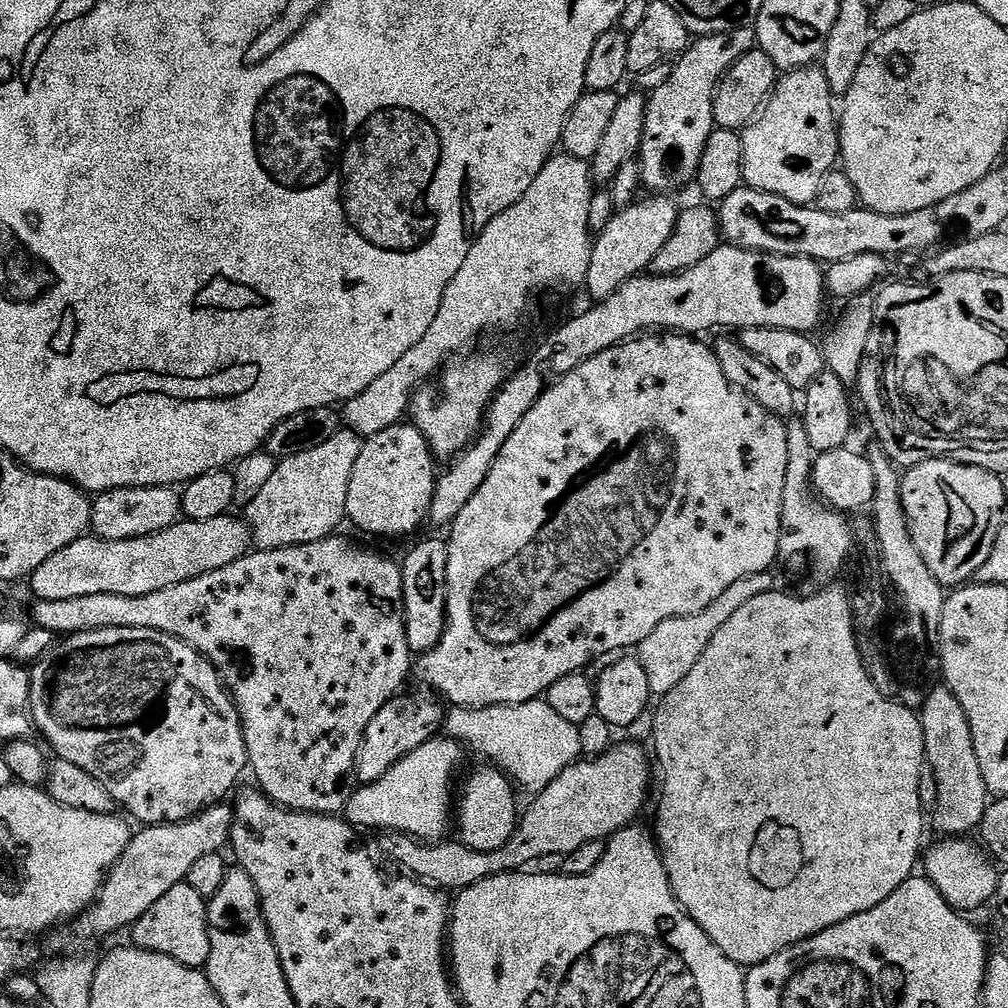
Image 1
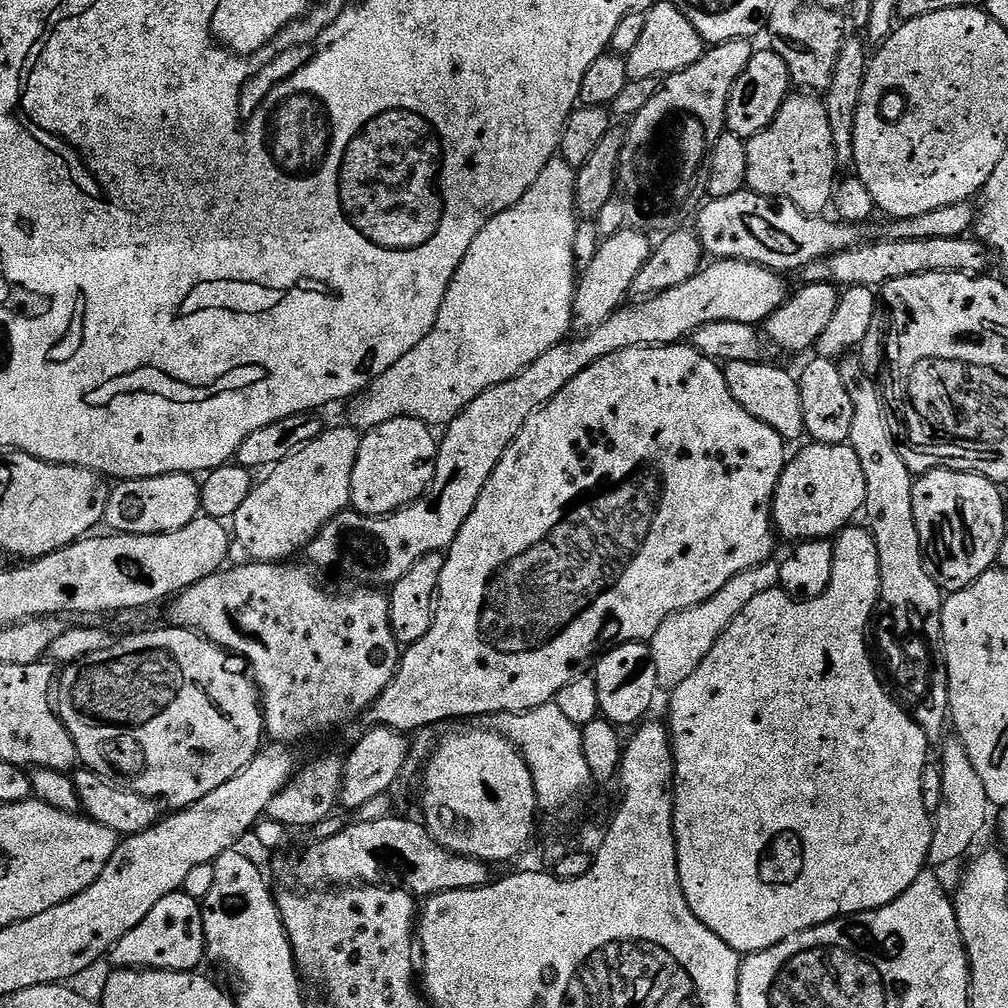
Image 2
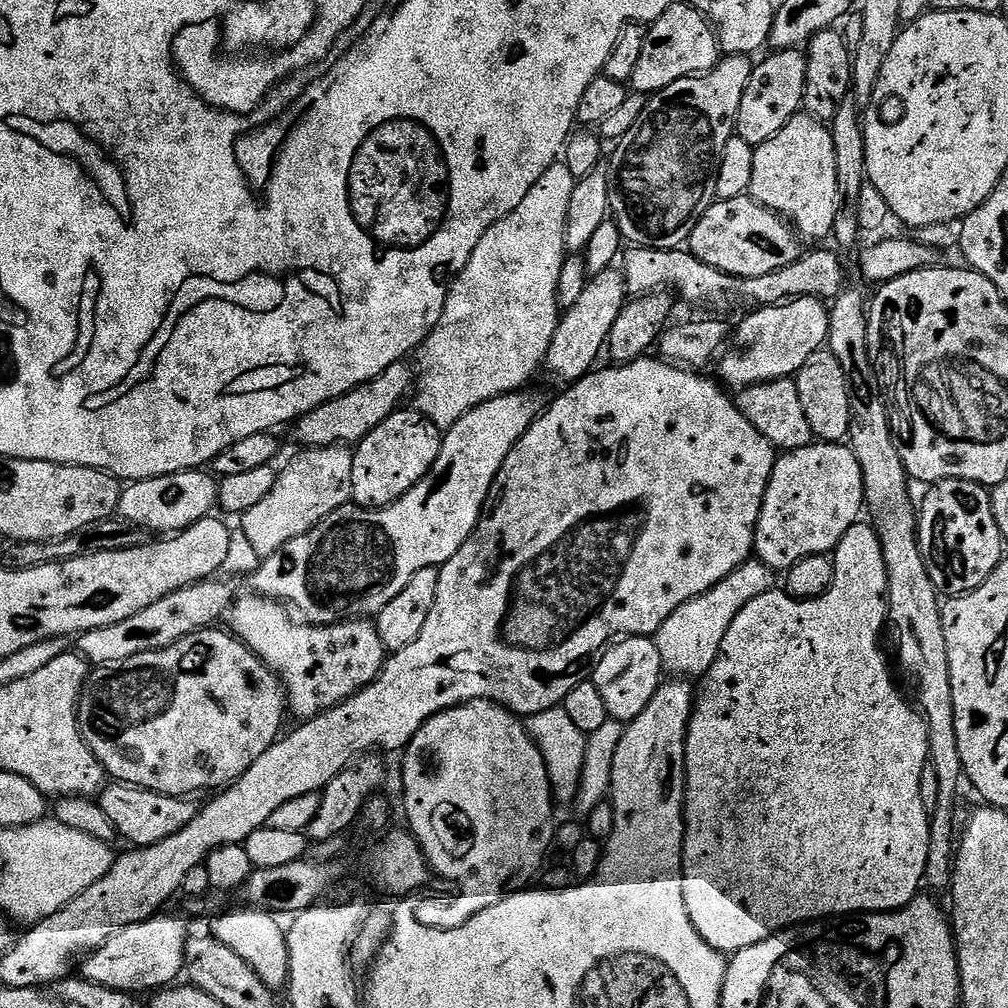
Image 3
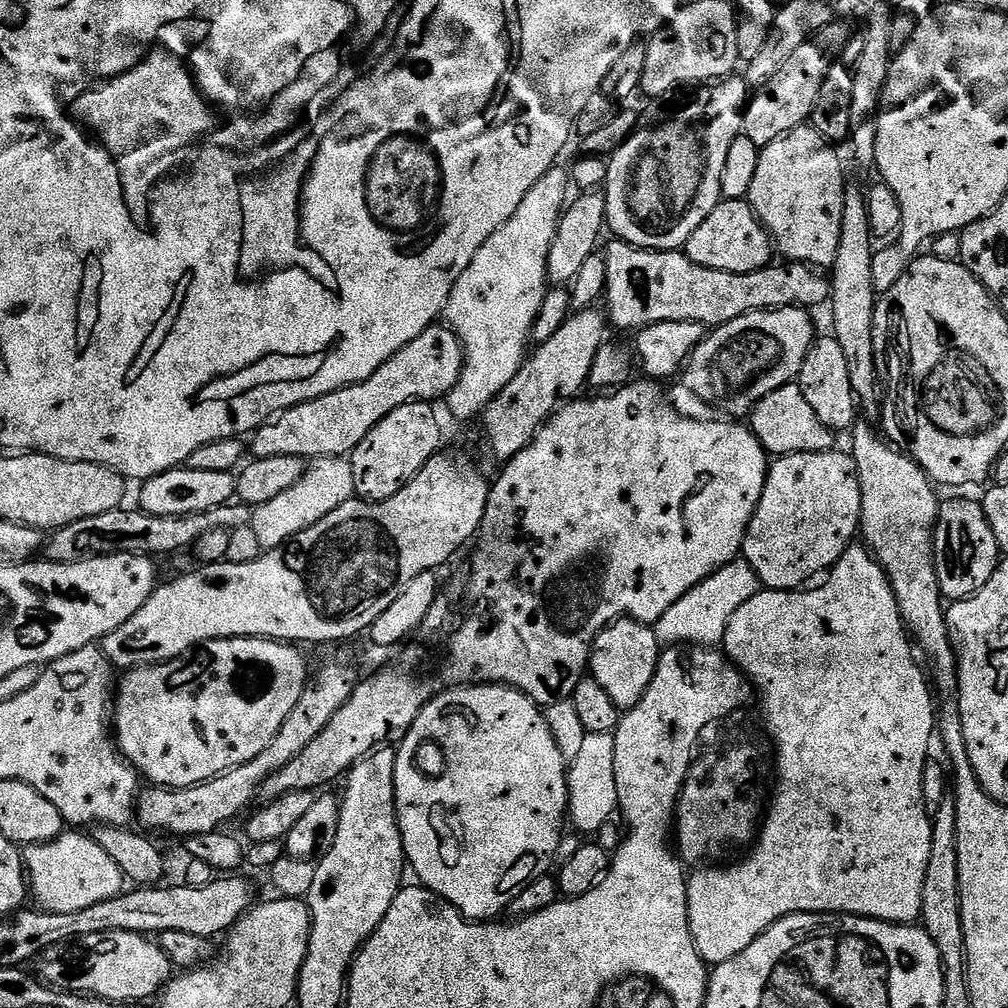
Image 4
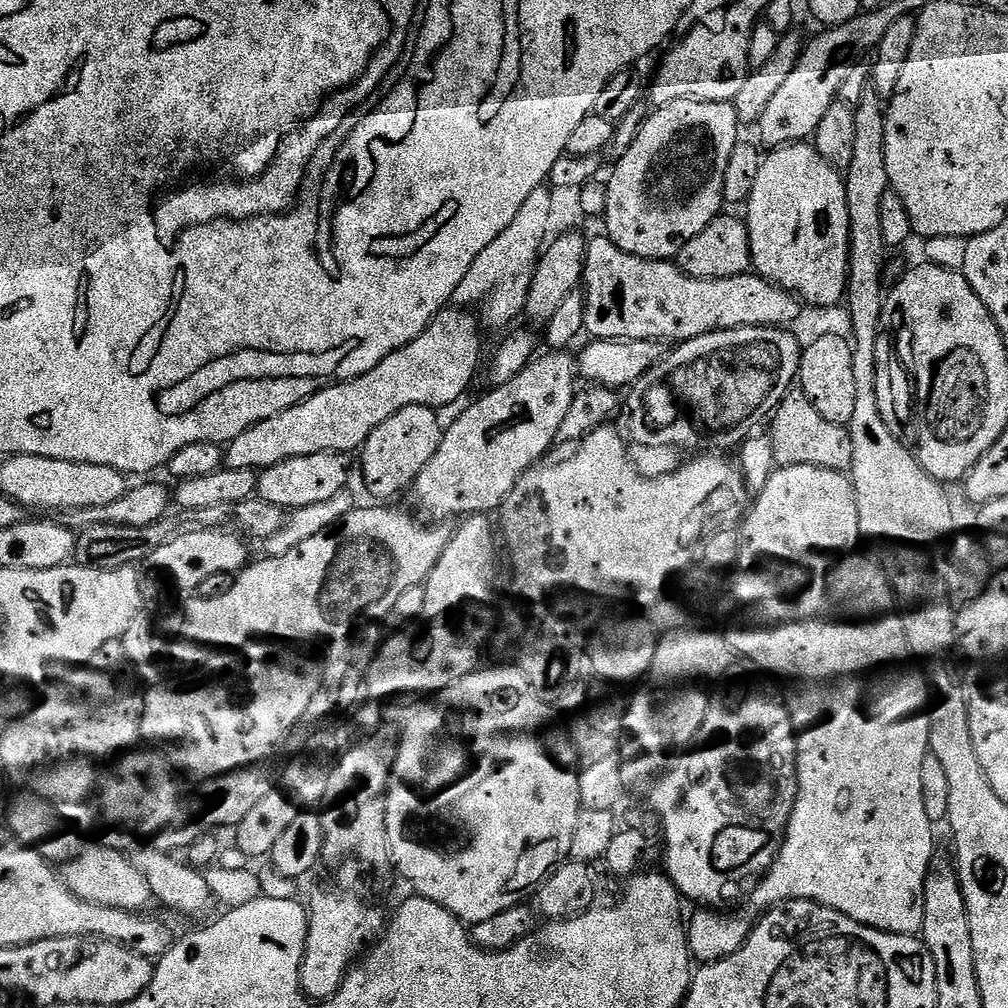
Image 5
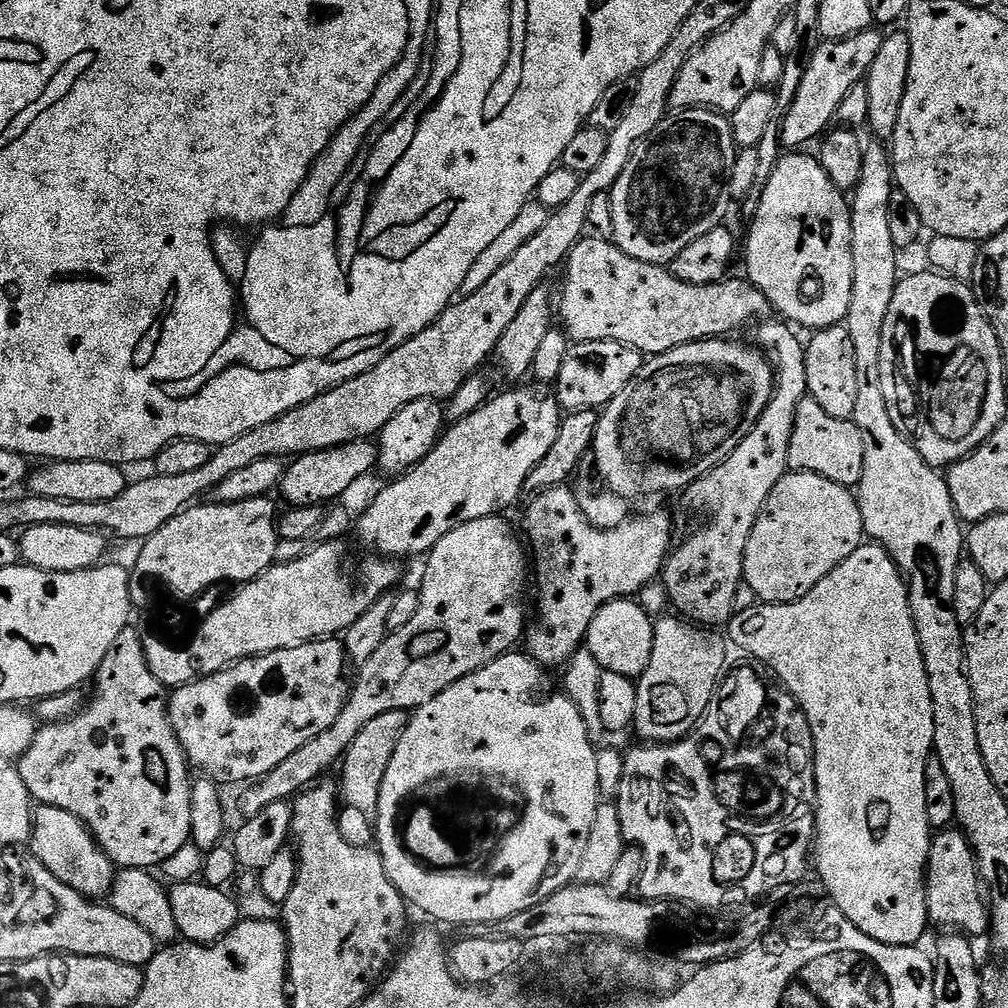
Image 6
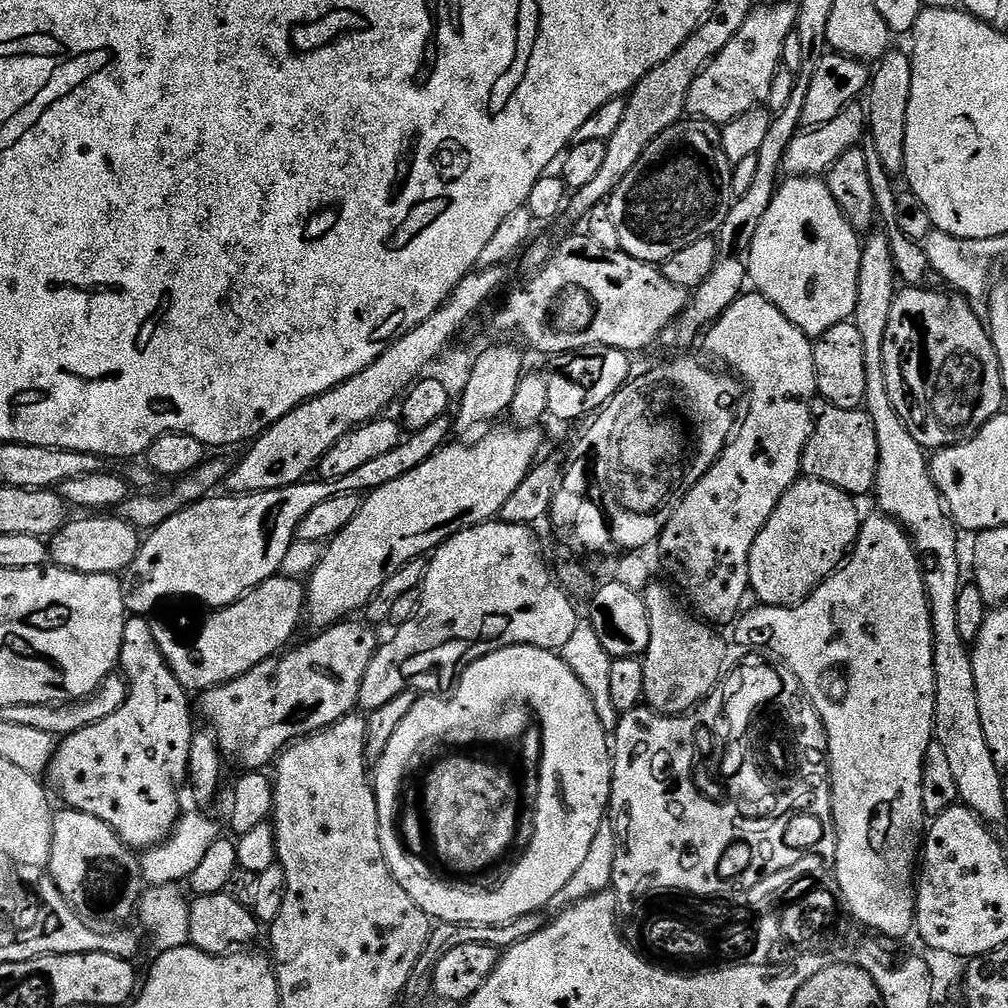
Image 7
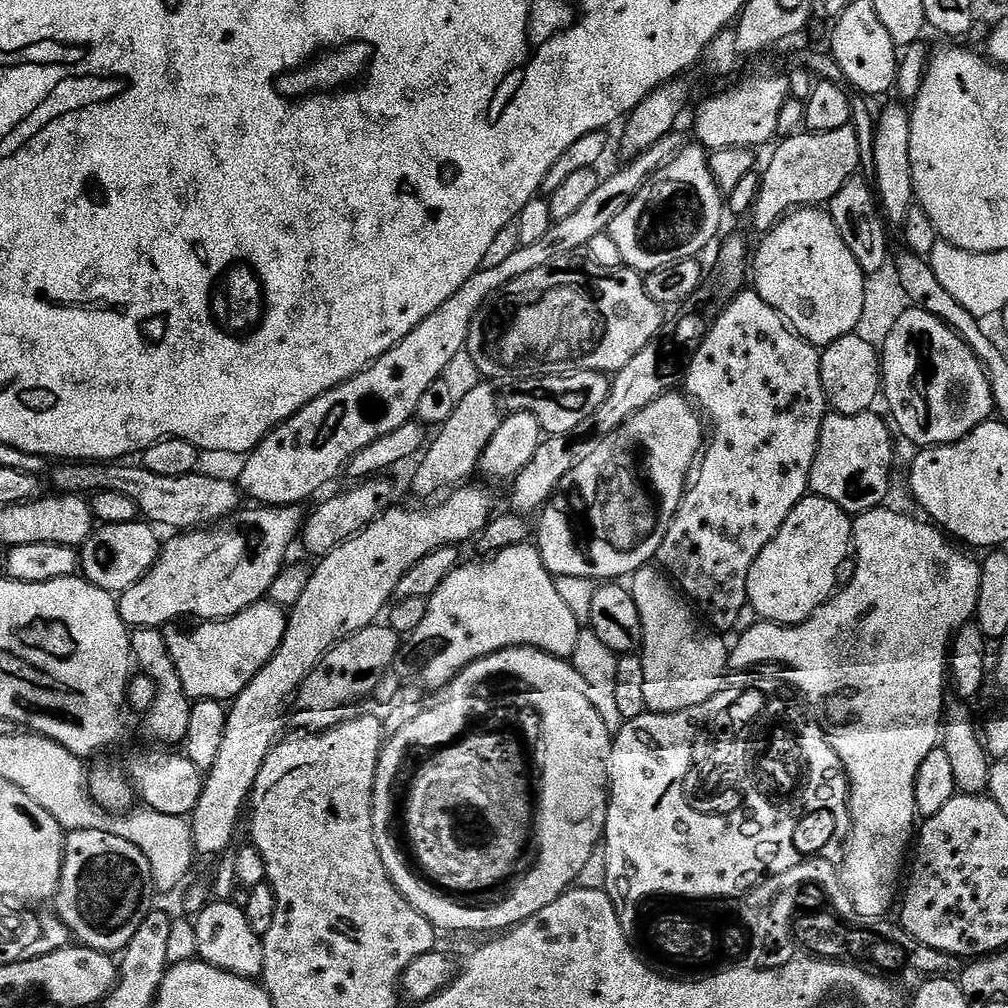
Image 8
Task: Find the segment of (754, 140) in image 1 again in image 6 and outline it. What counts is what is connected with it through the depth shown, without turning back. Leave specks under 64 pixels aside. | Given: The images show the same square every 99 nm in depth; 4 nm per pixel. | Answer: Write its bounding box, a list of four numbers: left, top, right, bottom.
[742,154,854,330]

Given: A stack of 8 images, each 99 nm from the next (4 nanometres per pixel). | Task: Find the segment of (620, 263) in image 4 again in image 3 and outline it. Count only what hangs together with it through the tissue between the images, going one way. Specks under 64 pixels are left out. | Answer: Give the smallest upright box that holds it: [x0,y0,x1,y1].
[622,246,846,306]

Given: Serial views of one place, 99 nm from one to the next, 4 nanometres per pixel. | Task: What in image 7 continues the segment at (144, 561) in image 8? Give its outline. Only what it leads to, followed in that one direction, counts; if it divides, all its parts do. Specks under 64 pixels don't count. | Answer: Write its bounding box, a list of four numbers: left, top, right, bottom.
[50,514,142,574]

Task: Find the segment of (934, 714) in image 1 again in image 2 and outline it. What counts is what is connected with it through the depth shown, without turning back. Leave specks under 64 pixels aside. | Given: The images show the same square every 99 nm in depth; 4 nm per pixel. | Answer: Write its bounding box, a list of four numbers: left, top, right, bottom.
[928,739,990,868]

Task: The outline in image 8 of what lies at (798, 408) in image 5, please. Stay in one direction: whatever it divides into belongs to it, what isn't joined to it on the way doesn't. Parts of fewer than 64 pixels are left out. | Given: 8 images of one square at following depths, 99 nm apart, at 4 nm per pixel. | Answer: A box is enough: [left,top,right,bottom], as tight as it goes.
[808,410,896,510]

